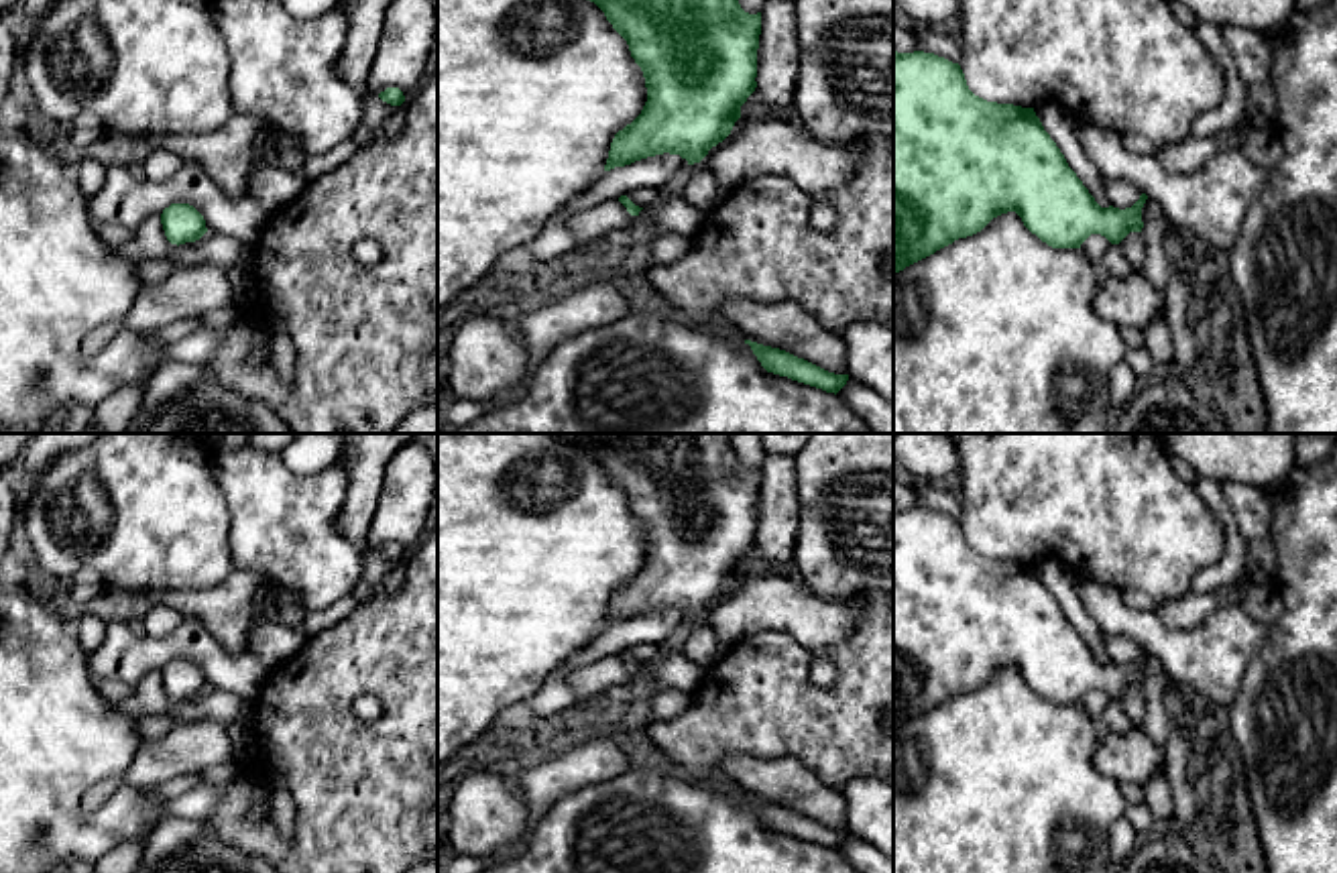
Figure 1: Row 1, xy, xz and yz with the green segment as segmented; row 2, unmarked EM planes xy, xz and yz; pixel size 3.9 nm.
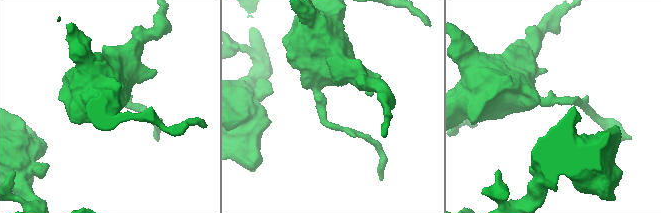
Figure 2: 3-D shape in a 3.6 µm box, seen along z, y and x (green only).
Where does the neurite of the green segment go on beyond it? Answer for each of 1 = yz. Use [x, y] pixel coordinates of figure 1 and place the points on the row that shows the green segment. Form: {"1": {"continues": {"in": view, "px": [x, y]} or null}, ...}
{"1": {"continues": null}}

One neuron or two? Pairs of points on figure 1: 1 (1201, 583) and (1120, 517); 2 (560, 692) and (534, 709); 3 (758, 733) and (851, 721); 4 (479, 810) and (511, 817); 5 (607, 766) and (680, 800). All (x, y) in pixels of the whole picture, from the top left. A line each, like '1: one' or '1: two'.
1: two
2: one
3: one
4: one
5: two

